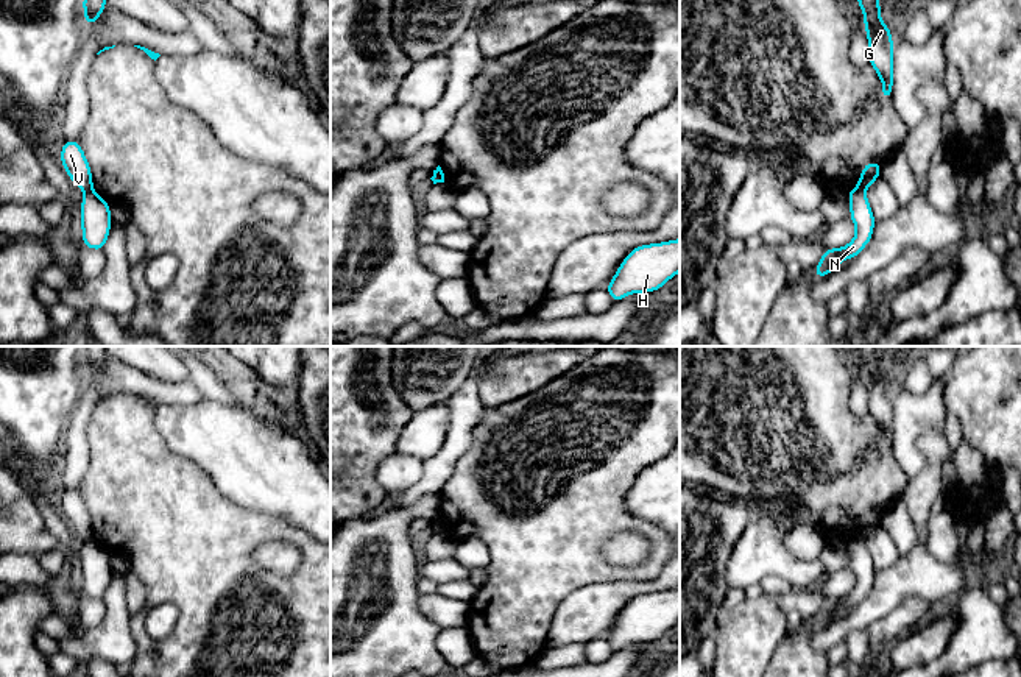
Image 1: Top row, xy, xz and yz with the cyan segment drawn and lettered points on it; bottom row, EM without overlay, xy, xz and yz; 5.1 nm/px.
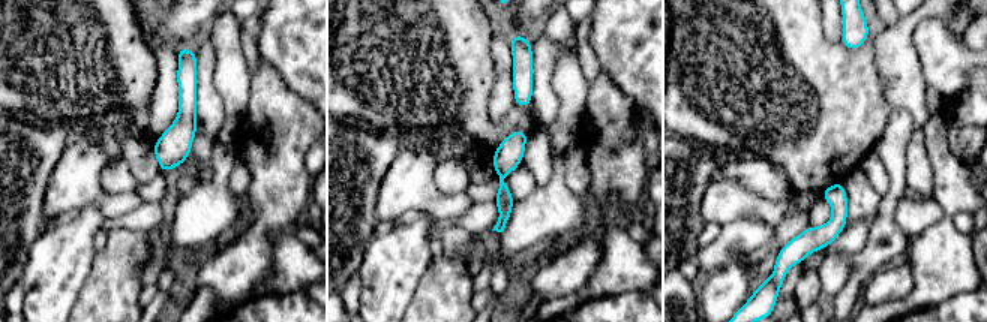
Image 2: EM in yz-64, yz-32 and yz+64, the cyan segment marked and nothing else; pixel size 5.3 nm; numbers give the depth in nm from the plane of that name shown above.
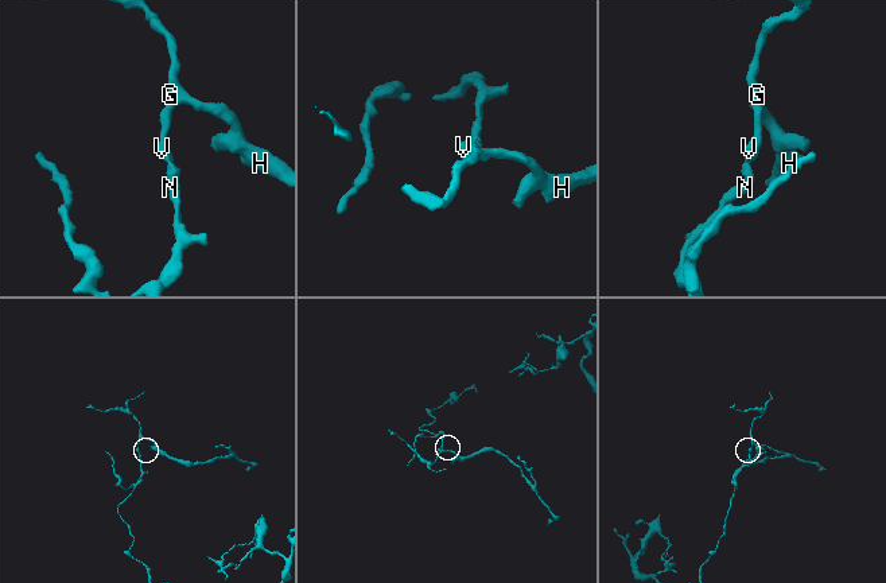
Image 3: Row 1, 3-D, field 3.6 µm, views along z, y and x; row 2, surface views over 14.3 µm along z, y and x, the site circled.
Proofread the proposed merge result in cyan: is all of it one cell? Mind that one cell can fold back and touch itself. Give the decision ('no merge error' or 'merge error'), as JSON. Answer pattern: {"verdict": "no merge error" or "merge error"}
{"verdict": "merge error"}

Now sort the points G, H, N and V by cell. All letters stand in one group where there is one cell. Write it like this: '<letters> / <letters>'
G H V / N

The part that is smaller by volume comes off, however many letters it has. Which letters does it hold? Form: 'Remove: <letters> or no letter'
Remove: G, H, V

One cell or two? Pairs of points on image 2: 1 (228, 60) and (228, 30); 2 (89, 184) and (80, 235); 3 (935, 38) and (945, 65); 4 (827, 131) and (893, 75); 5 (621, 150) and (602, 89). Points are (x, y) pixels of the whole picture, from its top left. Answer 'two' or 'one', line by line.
1: one
2: two
3: one
4: two
5: one

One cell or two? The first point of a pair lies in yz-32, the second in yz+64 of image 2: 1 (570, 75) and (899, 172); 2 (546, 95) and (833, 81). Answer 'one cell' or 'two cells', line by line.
1: one cell
2: two cells

